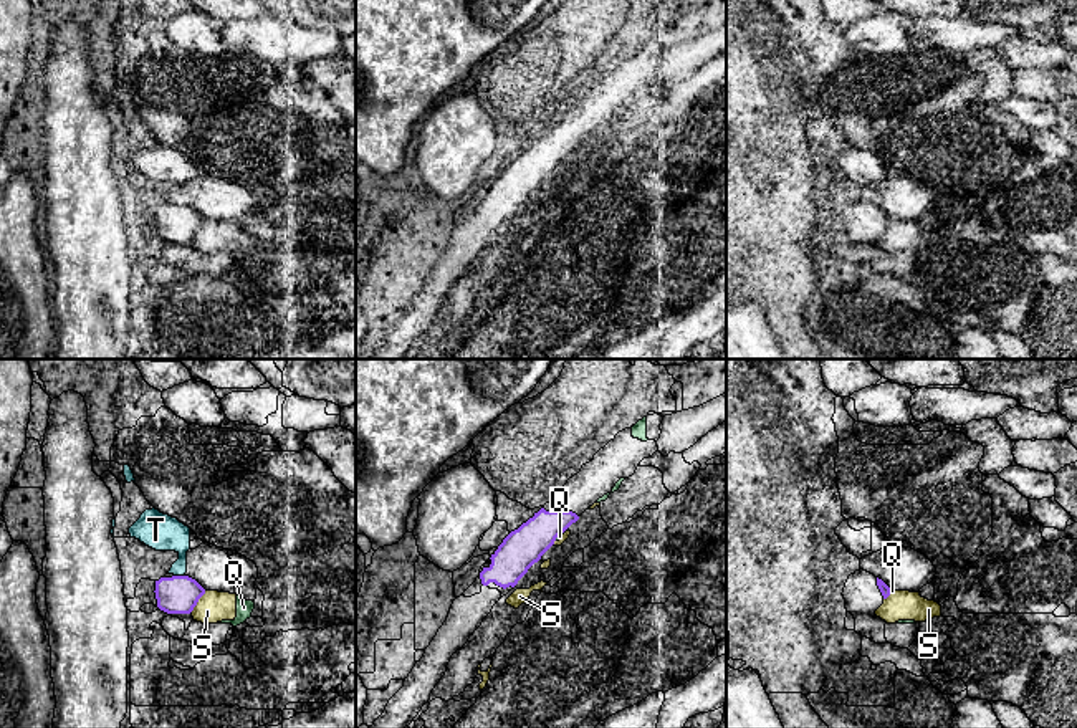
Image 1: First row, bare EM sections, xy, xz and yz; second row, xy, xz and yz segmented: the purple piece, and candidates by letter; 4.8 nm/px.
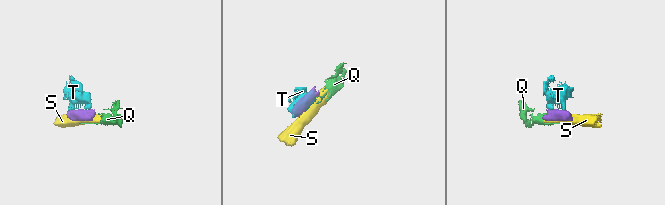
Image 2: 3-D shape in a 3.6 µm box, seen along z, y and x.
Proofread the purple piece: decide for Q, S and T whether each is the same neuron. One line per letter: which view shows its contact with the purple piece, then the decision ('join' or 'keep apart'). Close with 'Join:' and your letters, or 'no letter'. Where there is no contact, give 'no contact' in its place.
Q: contact in xz; keep apart
S: contact in xy; keep apart
T: contact in xy; keep apart
Join: no letter

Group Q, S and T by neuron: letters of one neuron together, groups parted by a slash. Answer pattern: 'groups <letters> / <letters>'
groups Q S / T

